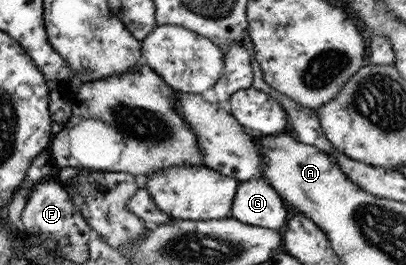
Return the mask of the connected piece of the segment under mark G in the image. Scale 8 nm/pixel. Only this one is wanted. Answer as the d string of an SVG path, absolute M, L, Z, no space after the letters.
M261 178L240 181L230 216L240 223L281 231L291 215L284 200Z

